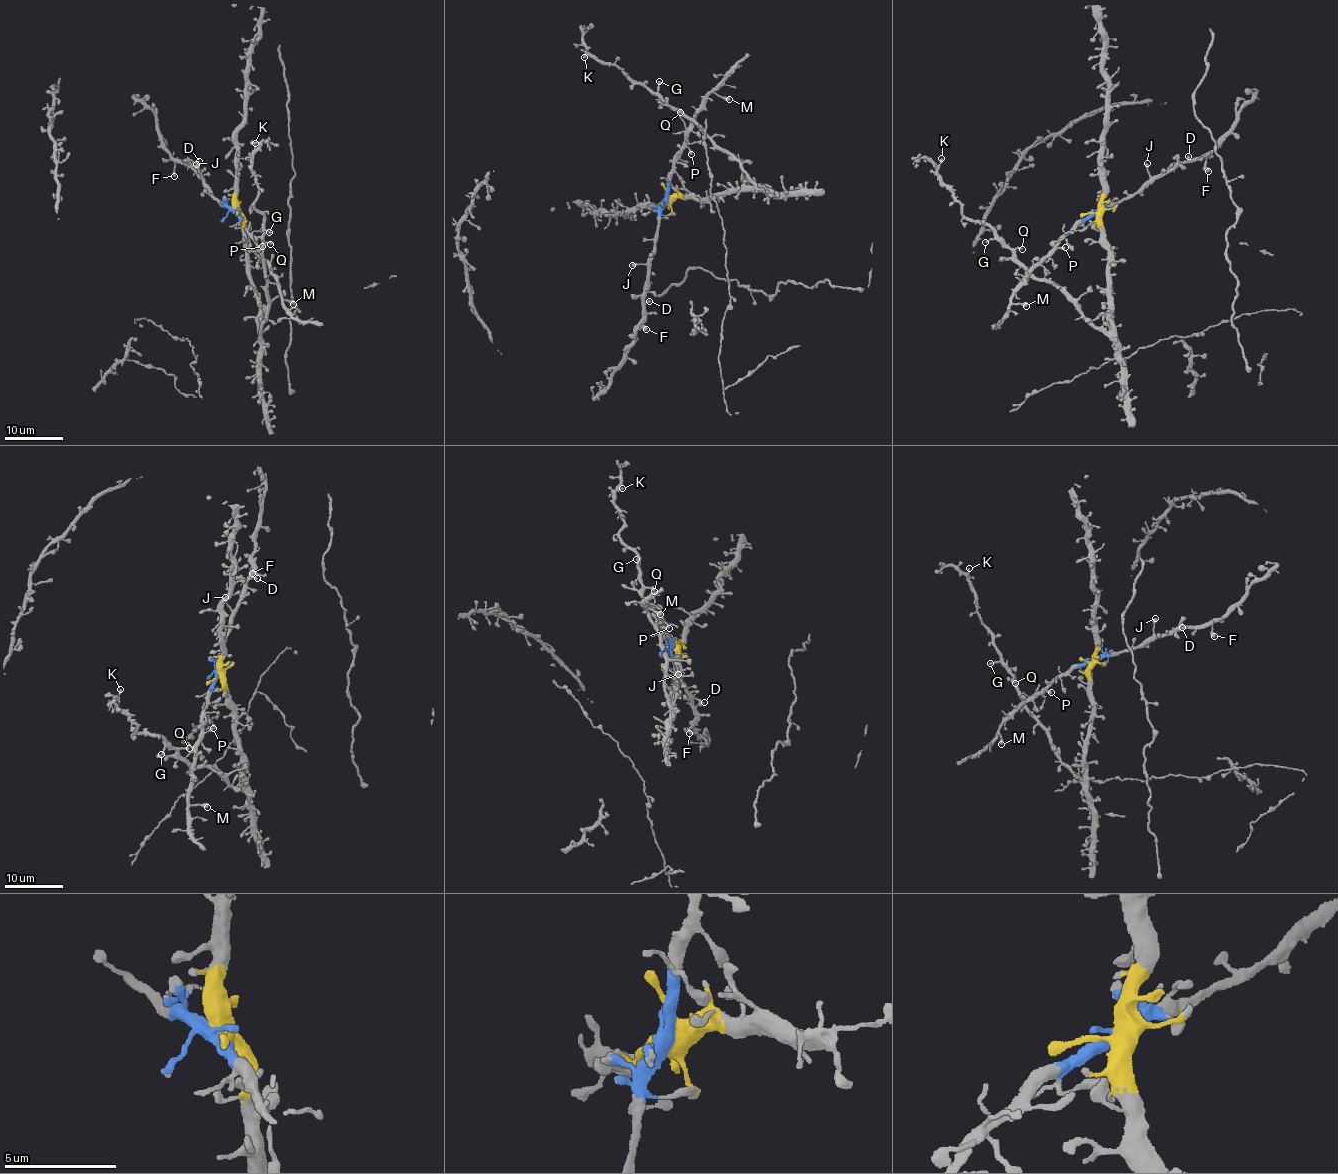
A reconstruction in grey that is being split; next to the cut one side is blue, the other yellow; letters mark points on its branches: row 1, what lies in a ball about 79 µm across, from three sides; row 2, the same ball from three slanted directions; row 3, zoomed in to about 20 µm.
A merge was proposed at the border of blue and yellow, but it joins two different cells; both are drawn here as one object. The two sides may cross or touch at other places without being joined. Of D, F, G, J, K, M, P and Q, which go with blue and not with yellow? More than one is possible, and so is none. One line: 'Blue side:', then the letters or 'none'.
Blue side: D, F, J, M, P

